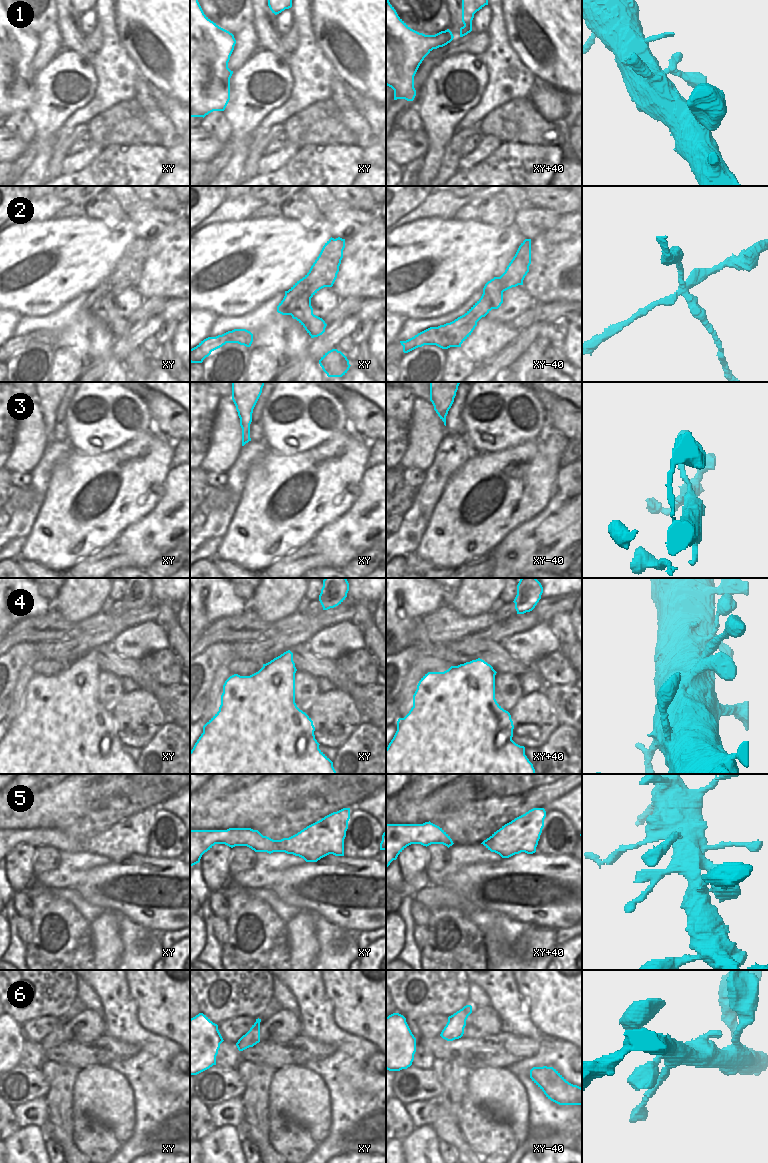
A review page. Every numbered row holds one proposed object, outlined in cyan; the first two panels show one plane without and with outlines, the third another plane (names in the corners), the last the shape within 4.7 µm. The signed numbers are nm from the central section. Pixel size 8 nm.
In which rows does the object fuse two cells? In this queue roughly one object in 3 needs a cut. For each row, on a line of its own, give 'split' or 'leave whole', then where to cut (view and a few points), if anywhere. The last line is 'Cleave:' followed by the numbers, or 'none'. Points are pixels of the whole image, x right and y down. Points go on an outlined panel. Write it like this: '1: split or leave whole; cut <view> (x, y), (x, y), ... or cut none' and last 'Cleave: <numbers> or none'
1: leave whole; cut none
2: split; cut xy (310, 298), (305, 298), (290, 314)
3: leave whole; cut none
4: leave whole; cut none
5: leave whole; cut none
6: leave whole; cut none
Cleave: 2

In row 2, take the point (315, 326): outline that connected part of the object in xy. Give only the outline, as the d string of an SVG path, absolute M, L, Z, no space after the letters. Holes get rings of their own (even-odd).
M311 299L301 301L291 316L305 328L311 338L318 337L325 332L327 324L322 318L313 314Z

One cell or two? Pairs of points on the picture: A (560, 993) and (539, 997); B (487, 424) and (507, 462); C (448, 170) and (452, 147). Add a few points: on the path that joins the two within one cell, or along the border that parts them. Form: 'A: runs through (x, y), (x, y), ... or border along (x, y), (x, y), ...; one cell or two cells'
A: runs through (555, 992), (544, 992); one cell
B: border along (523, 442), (494, 452), (478, 453); two cells
C: runs through (449, 164), (452, 153); one cell

